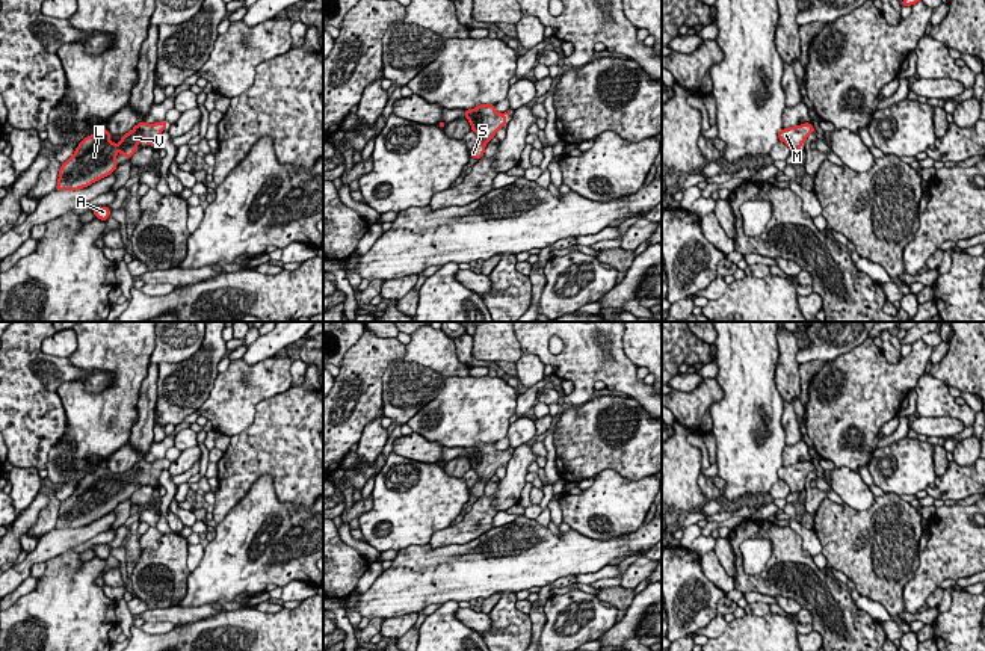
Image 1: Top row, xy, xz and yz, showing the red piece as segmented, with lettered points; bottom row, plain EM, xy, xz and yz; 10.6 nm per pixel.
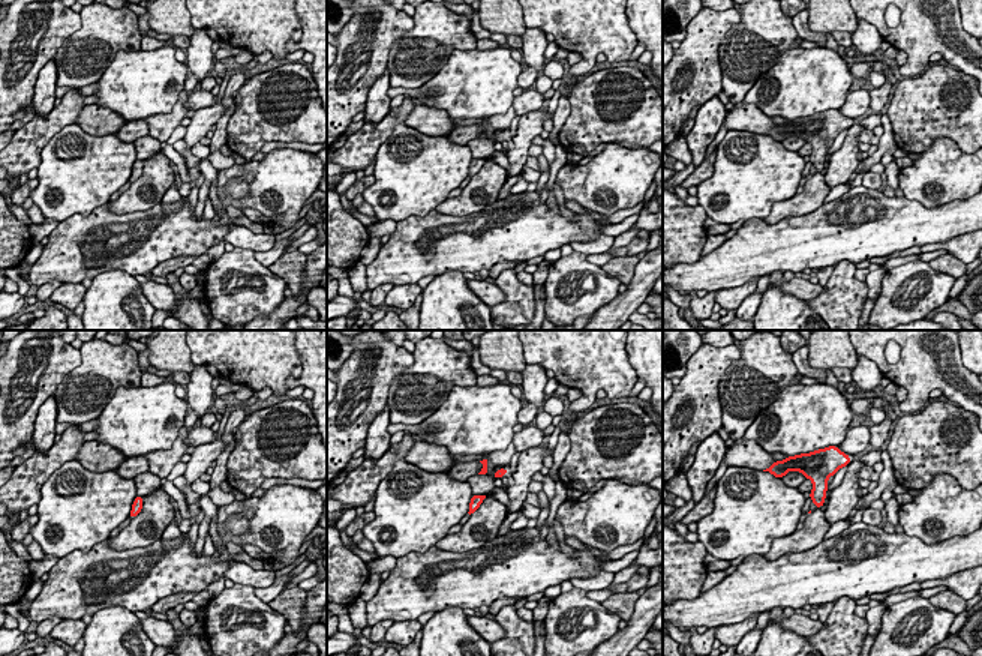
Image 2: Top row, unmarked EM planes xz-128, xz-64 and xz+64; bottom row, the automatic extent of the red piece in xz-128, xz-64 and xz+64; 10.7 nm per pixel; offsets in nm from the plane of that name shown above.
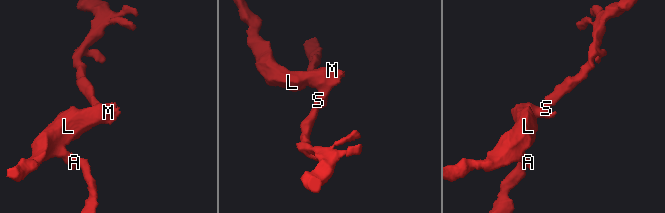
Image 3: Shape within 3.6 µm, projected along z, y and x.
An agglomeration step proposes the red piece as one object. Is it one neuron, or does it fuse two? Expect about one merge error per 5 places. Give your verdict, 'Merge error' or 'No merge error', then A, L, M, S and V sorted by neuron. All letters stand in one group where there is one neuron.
No merge error. Groups: A L M S V

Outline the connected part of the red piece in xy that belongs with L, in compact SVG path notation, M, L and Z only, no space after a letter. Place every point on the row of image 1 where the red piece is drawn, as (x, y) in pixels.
M142 121L122 134L116 145L109 139L112 133L106 127L100 127L94 134L83 137L74 154L60 165L56 190L79 190L109 177L119 166L116 163L118 151L124 159L131 159L144 137L148 139L145 145L151 147L159 142L166 128L166 121L154 124Z

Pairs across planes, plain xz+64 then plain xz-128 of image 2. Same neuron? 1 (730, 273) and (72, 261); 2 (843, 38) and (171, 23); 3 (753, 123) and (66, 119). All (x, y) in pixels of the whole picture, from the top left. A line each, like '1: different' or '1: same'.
1: same
2: different
3: different

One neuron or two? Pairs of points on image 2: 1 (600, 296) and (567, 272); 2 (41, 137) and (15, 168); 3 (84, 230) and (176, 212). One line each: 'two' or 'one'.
1: one
2: one
3: one

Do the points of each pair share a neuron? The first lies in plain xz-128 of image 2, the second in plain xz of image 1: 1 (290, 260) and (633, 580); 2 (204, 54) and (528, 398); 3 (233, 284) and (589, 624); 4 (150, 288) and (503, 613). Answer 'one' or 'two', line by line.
1: two
2: two
3: one
4: two

